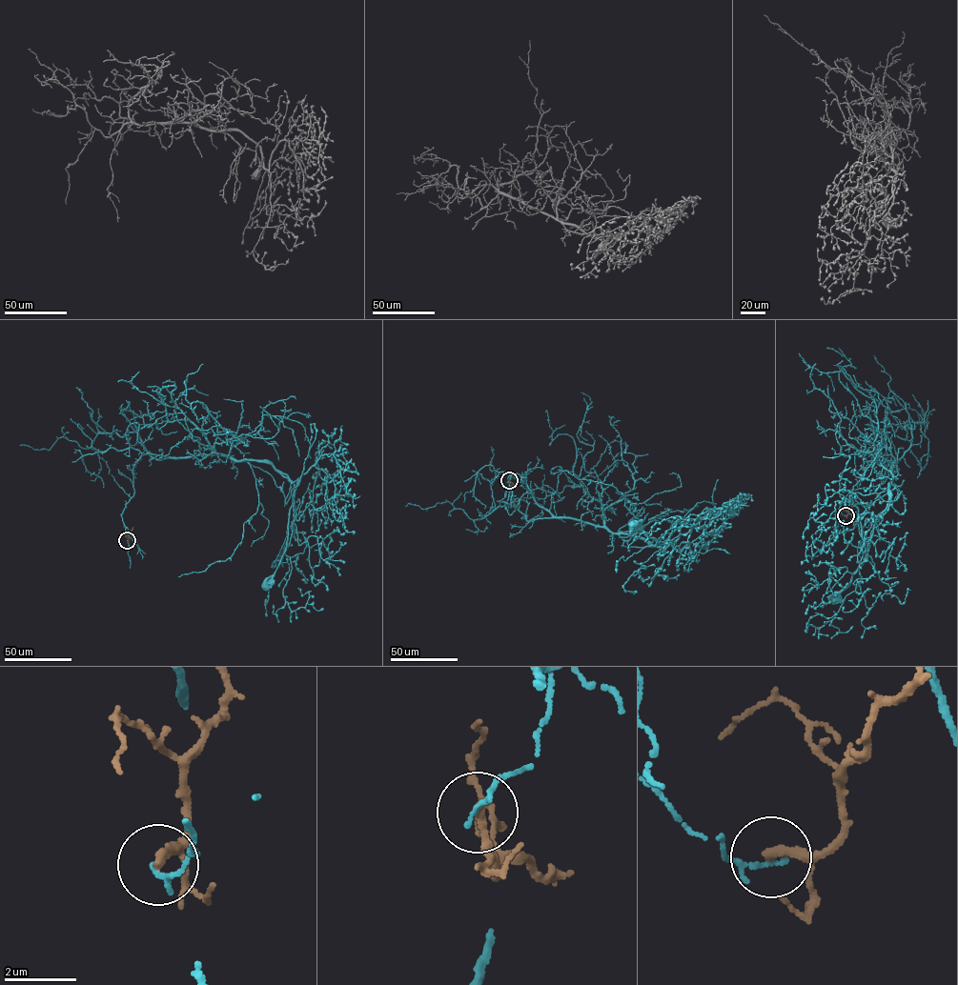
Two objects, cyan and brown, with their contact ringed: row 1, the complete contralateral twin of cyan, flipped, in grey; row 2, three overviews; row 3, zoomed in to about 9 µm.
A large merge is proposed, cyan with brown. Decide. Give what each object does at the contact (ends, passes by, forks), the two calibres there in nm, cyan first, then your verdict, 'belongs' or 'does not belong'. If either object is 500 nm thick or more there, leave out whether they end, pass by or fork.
cyan passes by; brown ends there; 90 nm thick on the cyan side, 260 nm on the other; does not belong

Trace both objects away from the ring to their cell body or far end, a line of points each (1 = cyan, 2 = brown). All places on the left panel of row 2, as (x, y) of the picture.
1: (127, 541), (121, 516), (143, 454), (268, 463), (294, 484), (286, 548), (266, 585)
2: (127, 540), (132, 527)

